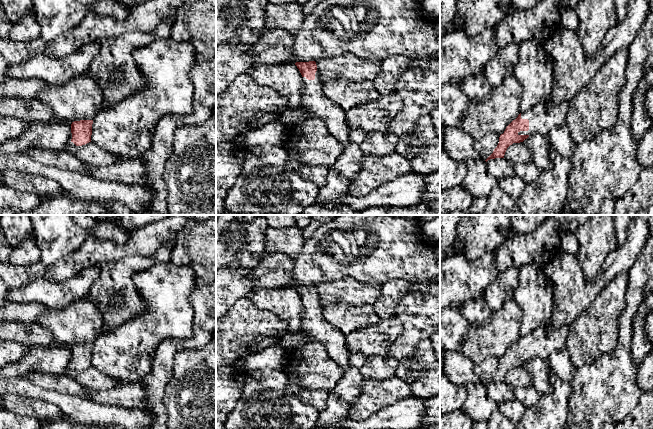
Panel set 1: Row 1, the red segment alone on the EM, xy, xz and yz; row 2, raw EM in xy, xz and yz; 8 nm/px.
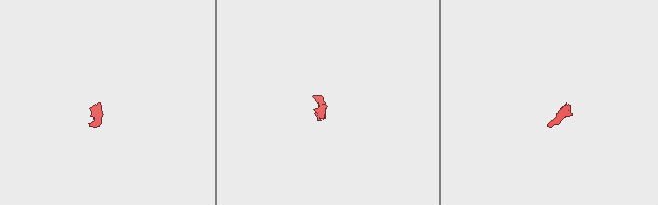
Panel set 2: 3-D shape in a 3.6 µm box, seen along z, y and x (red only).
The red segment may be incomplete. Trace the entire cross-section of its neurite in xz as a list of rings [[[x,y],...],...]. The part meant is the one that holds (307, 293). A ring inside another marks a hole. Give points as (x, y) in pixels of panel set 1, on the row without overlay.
[[[315,285],[296,286],[295,289],[303,301],[302,329],[312,341],[324,345],[327,354],[345,372],[351,366],[351,352],[346,346],[346,335],[325,320]]]

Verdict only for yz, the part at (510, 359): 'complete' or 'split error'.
split error

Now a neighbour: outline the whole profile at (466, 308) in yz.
[[[476,299],[465,302],[458,309],[469,324],[483,324],[493,317],[493,311],[483,299]]]

